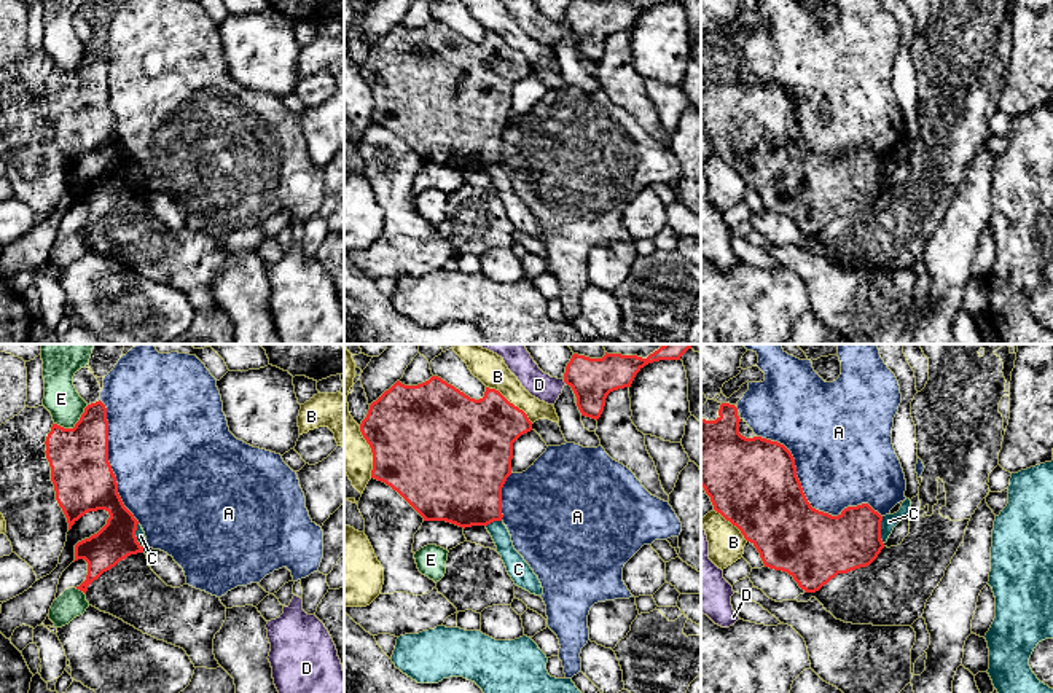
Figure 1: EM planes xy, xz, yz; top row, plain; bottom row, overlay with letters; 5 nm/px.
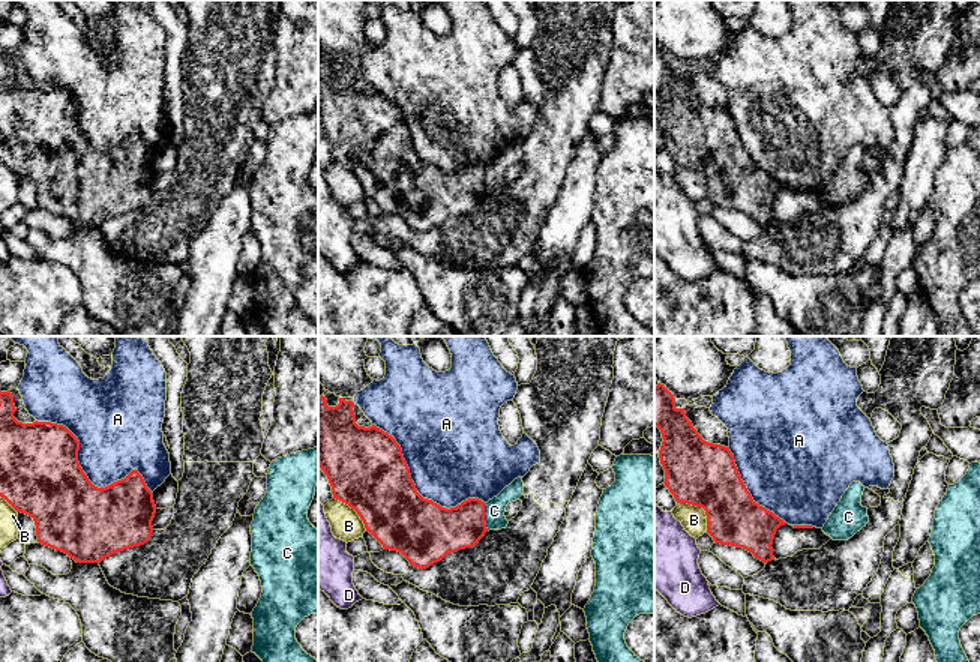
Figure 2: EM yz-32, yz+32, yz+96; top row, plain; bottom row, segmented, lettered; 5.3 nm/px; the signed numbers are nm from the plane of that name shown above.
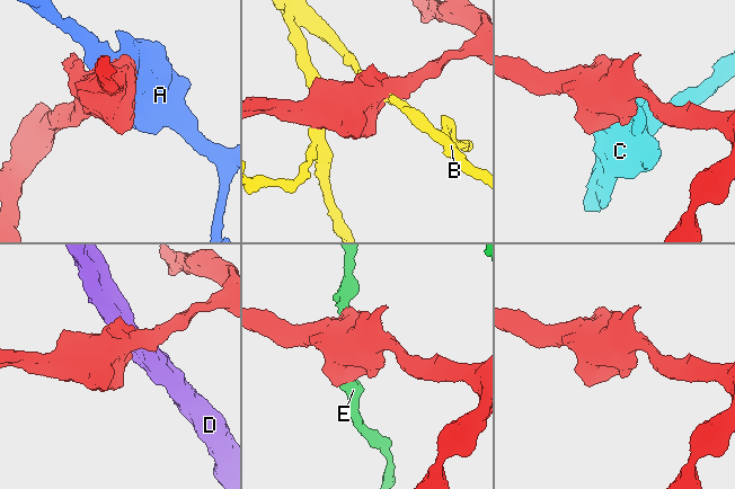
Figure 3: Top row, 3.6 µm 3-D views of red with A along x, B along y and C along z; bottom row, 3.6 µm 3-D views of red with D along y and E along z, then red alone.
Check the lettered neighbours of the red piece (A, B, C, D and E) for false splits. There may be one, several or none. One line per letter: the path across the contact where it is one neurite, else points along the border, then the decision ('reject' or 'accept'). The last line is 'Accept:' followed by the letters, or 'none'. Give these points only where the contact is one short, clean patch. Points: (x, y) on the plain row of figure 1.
A: reject
B: reject
C: border along xy (137, 166), (136, 184), (144, 195); reject
D: border along xz (563, 23), (566, 26); reject
E: reject
Accept: none

